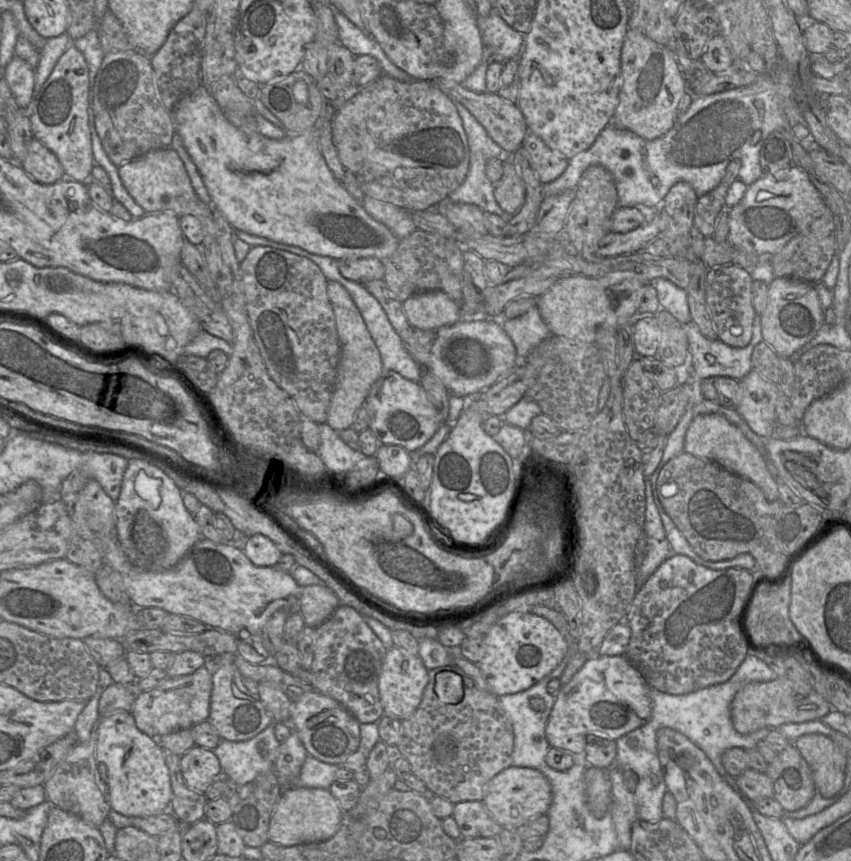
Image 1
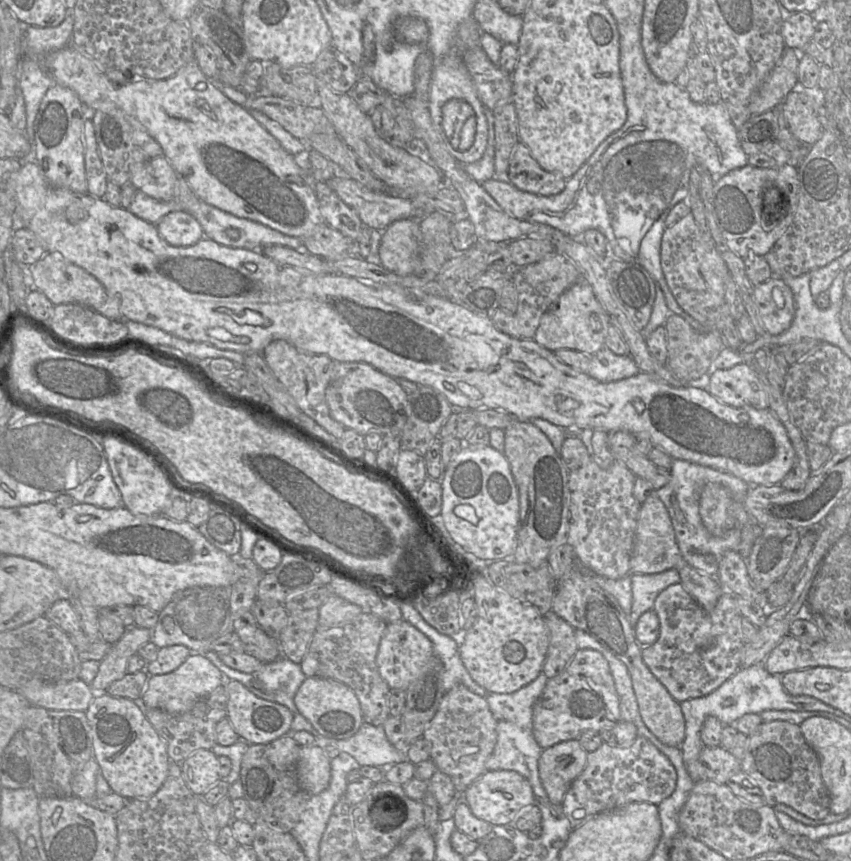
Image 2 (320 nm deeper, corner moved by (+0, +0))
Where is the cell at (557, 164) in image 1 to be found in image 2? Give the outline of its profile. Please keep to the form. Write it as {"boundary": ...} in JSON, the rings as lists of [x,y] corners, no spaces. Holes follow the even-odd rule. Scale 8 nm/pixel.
{"boundary":[[[518,142],[510,156],[505,179],[517,189],[540,196],[552,196],[563,191],[566,179],[543,170],[530,150]]]}

